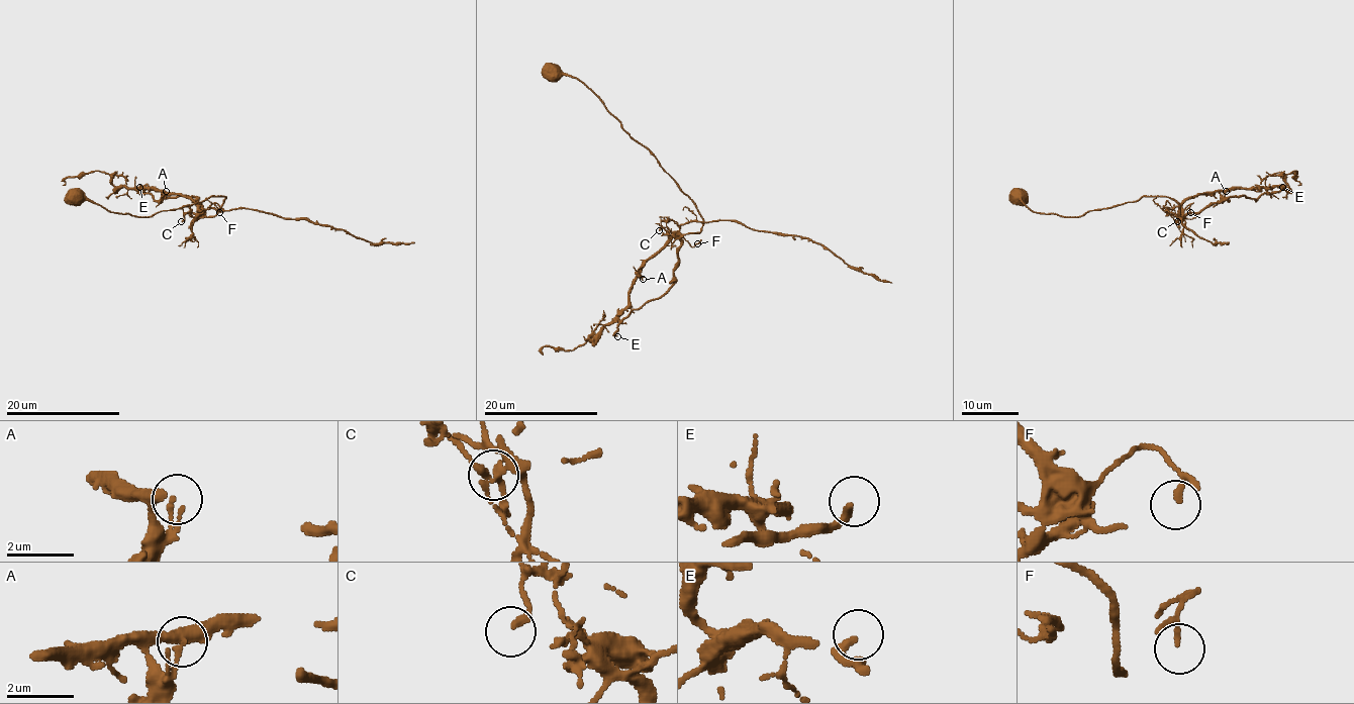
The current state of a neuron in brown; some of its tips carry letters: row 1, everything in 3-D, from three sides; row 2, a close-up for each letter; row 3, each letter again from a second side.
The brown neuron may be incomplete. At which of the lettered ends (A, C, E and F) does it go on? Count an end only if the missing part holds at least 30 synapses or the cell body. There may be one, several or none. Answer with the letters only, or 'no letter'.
E

